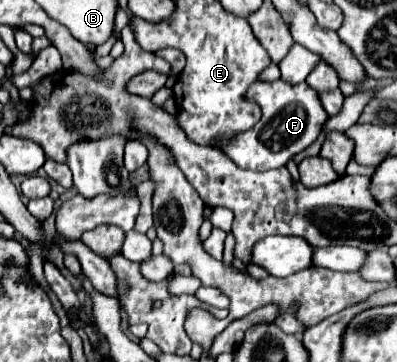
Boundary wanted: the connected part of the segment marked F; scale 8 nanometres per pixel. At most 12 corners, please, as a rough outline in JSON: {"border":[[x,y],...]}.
{"border":[[282,79],[246,96],[262,119],[220,147],[242,169],[284,167],[328,119],[316,91]]}

